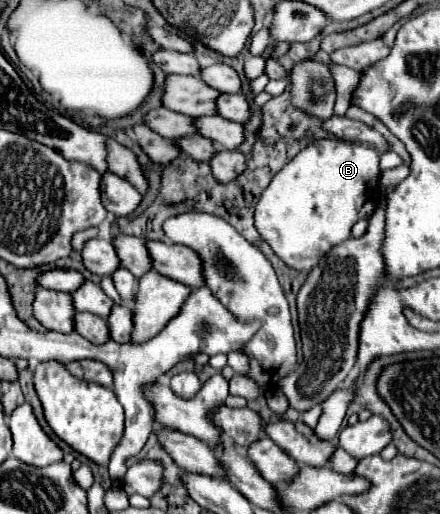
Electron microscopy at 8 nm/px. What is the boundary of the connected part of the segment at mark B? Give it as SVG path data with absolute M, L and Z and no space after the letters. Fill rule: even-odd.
M315 140L309 148L299 152L267 186L255 208L255 228L271 250L293 270L309 274L321 256L333 246L351 238L351 228L357 220L369 218L377 208L377 176L379 176L379 154L361 144L337 142L337 140Z

